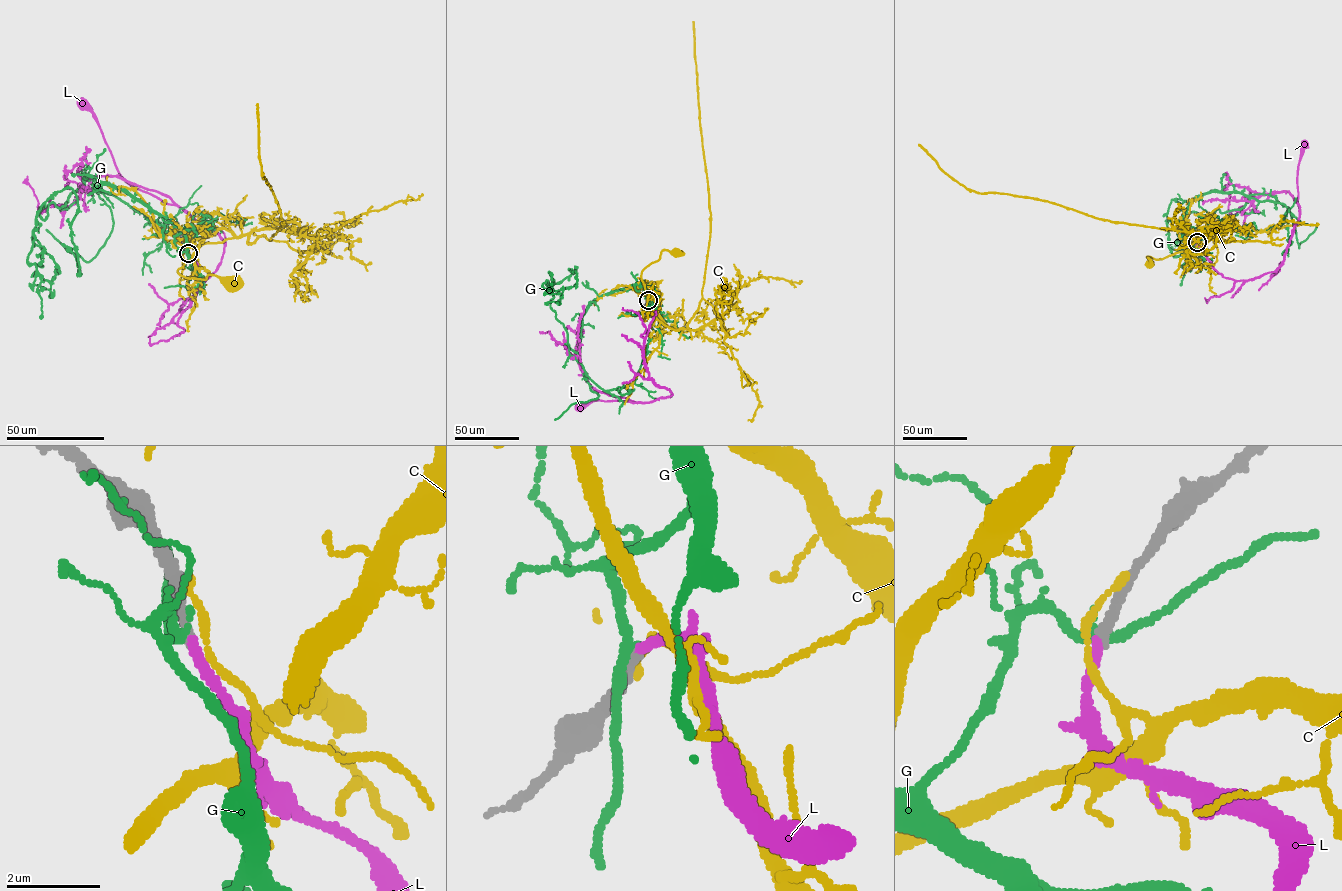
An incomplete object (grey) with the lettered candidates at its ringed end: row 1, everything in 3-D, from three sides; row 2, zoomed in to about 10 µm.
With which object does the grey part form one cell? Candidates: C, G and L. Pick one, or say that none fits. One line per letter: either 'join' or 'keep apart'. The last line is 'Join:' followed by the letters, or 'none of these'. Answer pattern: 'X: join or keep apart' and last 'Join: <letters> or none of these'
C: keep apart
G: keep apart
L: join
Join: L

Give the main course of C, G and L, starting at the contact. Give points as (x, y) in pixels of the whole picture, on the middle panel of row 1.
C: (648, 301), (642, 271), (657, 261), (663, 250), (675, 252)
G: (648, 300), (639, 285), (599, 296), (582, 317), (575, 352), (549, 289), (575, 270), (577, 283), (564, 289)
L: (648, 300), (656, 314), (645, 339), (644, 362), (648, 378), (671, 394), (648, 402), (594, 400), (578, 407)

